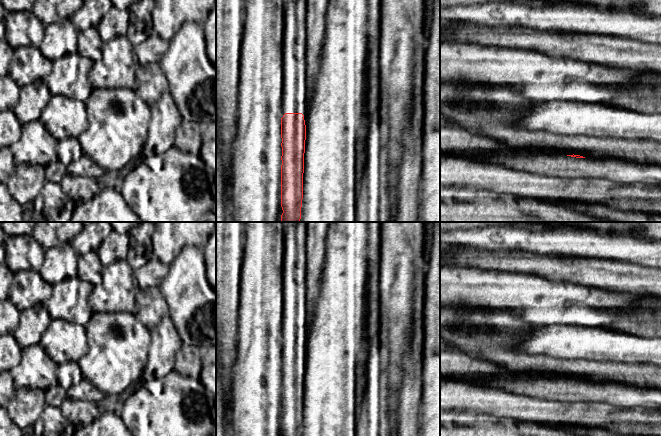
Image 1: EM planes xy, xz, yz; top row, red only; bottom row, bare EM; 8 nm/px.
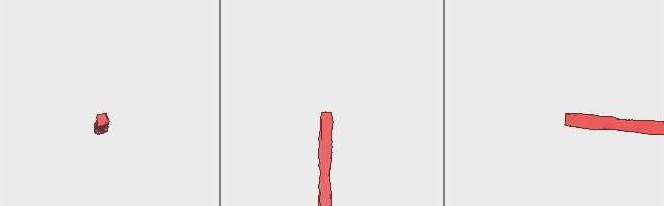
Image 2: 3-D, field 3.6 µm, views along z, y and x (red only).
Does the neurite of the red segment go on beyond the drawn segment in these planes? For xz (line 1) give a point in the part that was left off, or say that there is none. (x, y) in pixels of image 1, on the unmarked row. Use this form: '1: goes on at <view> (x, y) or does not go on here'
1: goes on at xz (294, 321)

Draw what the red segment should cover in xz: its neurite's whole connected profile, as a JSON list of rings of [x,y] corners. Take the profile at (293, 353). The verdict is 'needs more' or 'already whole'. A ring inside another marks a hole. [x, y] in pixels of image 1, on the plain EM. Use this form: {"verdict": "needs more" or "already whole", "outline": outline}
{"verdict": "needs more", "outline": [[[281,222],[284,239],[280,436],[301,436],[307,341],[307,225]]]}

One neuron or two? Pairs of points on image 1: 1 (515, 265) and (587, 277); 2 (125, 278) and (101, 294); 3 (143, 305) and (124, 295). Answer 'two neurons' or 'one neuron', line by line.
1: one neuron
2: one neuron
3: two neurons

